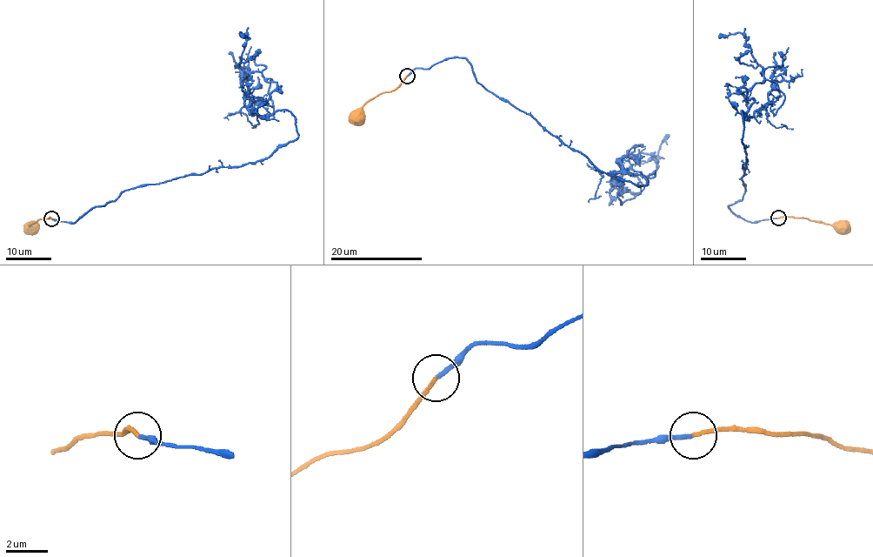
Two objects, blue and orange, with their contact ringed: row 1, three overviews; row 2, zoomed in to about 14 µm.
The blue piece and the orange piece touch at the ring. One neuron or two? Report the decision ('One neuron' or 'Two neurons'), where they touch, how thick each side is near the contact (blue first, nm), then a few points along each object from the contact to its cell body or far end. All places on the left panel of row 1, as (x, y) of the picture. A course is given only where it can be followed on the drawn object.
One neuron. Place: (51, 218). Thickness 200 nm (blue) against 200 nm. Course of blue: (52, 219), (255, 164), (297, 137), (287, 110), (248, 109), (276, 83), (241, 67), (243, 36). Course of orange: (52, 219), (37, 218), (29, 225), (31, 229)

